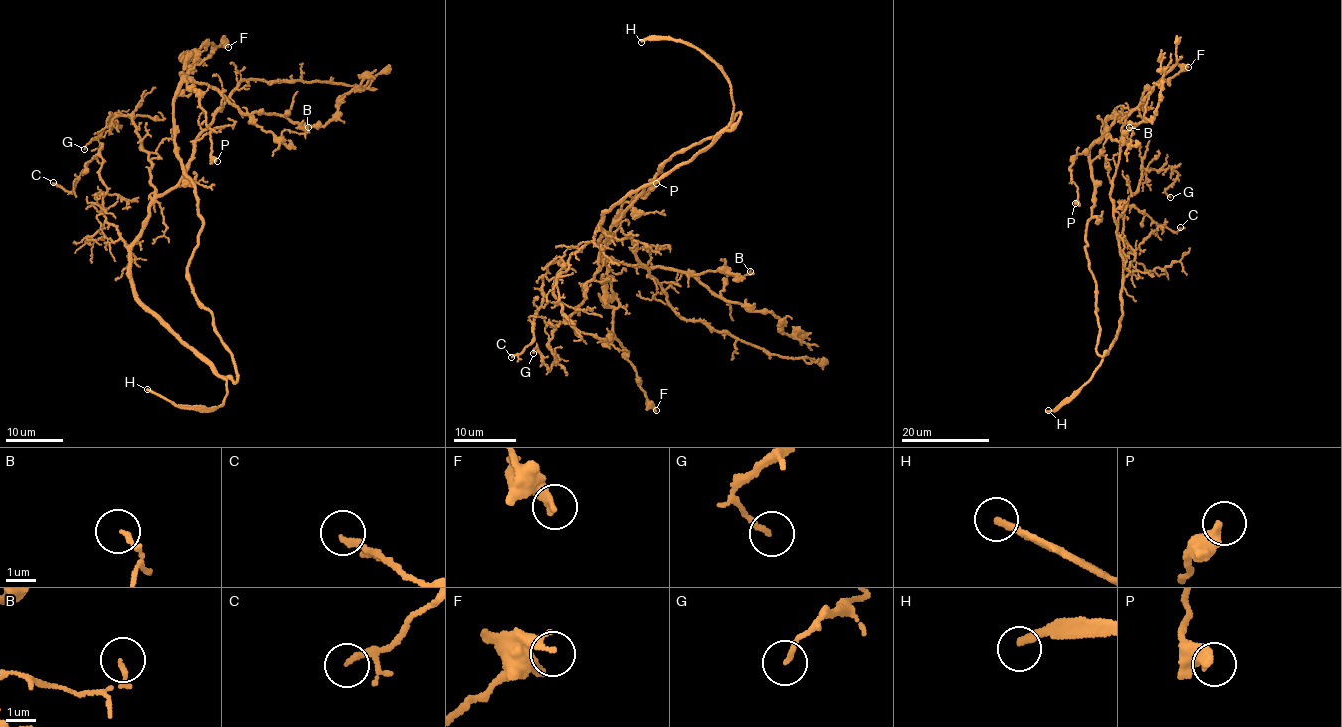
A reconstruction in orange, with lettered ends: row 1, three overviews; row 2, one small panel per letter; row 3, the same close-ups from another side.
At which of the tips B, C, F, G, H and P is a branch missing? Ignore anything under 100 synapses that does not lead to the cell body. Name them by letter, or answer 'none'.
H

